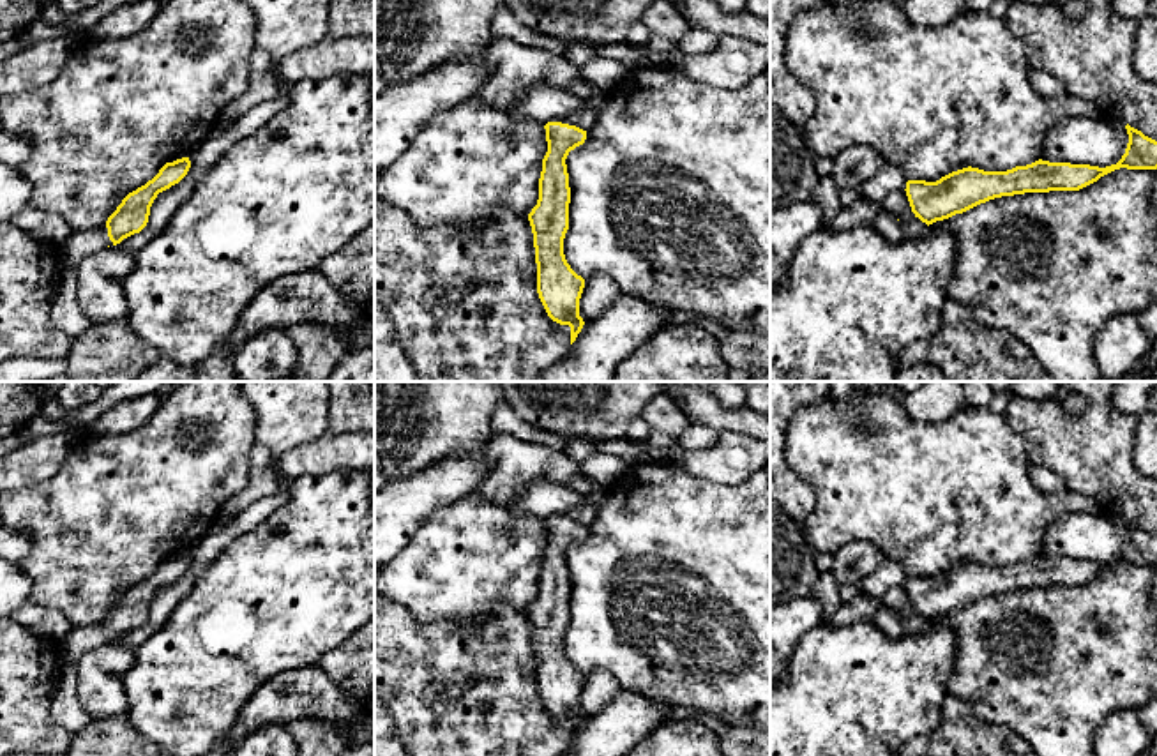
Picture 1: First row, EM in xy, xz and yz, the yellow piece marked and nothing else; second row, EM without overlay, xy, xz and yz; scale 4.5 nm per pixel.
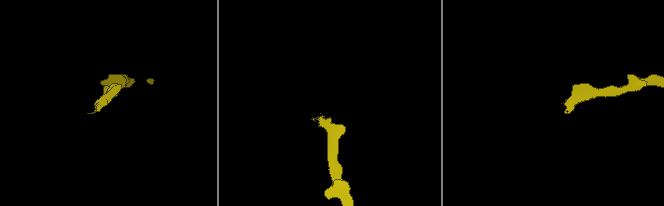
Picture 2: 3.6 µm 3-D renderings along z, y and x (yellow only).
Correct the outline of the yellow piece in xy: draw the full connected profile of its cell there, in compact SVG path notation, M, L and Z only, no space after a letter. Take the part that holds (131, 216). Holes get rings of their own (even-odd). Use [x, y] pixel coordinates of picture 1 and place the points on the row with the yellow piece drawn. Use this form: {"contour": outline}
{"contour": "M189 157L166 163L152 180L122 200L102 228L67 237L60 246L64 263L76 268L92 253L140 233L148 223L150 207L157 194L178 184L189 168Z"}

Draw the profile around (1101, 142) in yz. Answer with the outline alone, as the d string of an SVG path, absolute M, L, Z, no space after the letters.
M1067 117L1047 132L1040 159L1106 168L1125 154L1127 122L1106 117Z

